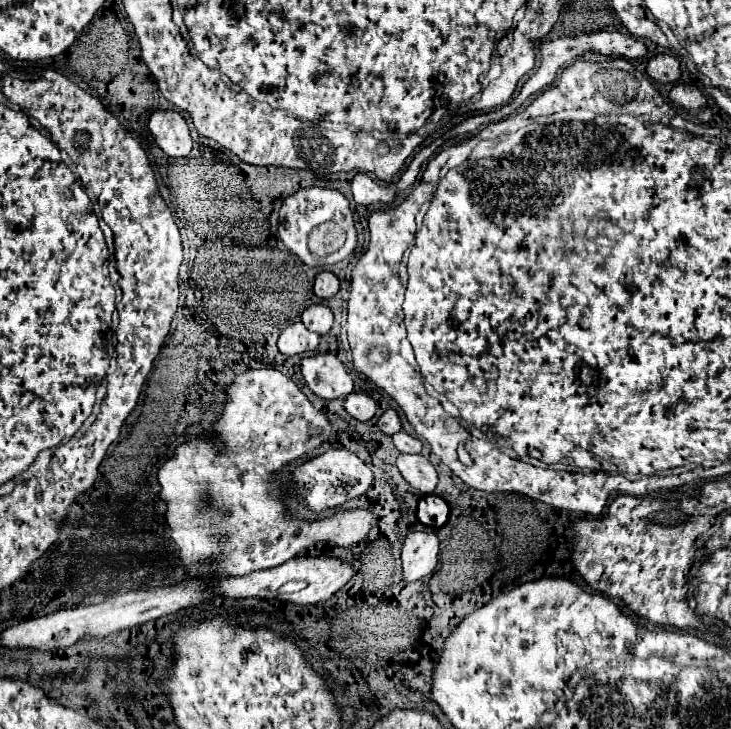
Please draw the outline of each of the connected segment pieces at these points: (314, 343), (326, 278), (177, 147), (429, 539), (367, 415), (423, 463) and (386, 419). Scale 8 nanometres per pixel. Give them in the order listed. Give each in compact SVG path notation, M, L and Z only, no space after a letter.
M301 322L285 328L279 336L279 350L287 356L311 354L319 346L319 334L307 330Z
M319 272L315 276L315 294L319 298L331 298L339 290L339 280L333 272Z
M157 110L149 118L149 132L157 146L171 158L183 158L191 152L193 140L185 118L175 110Z
M411 532L405 538L401 560L403 560L403 578L415 582L427 578L435 572L439 554L439 538L433 532Z
M351 392L347 398L345 398L345 410L357 418L359 422L367 422L375 416L375 410L377 410L377 404L373 398L369 398L367 394L355 394Z
M401 454L397 458L397 468L403 478L423 494L431 494L437 486L437 470L421 454Z
M393 408L385 410L385 412L379 416L377 426L381 428L381 432L385 432L385 434L389 434L389 436L393 436L395 432L399 432L399 430L401 430L401 422L399 422L397 412L395 412Z

